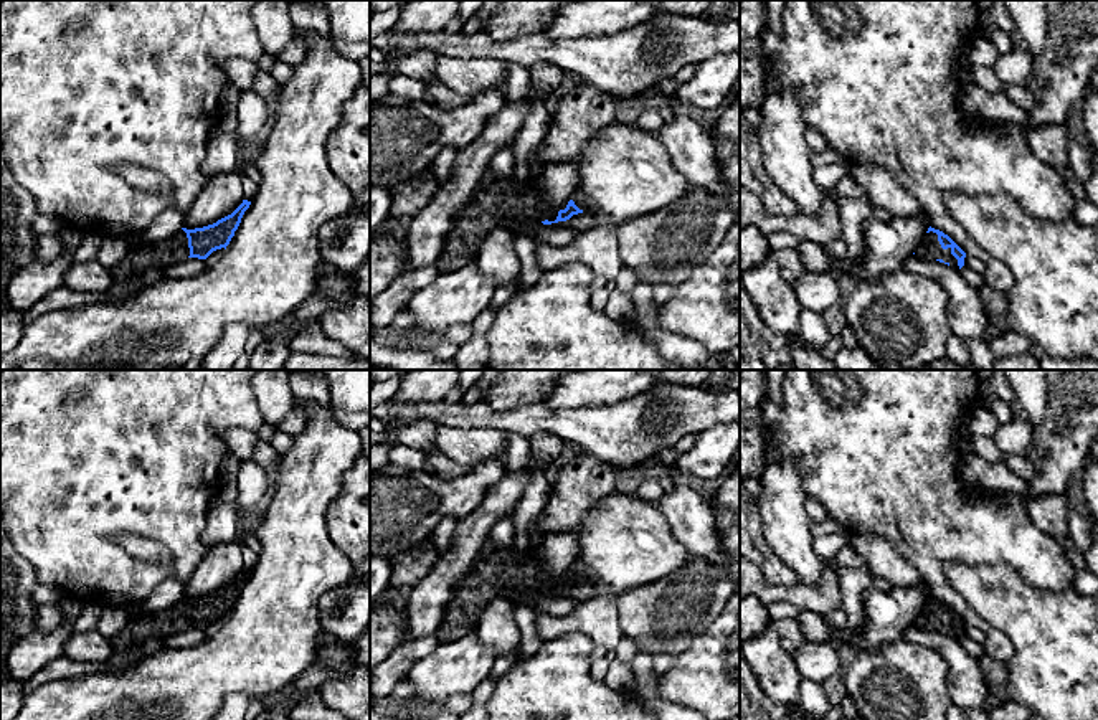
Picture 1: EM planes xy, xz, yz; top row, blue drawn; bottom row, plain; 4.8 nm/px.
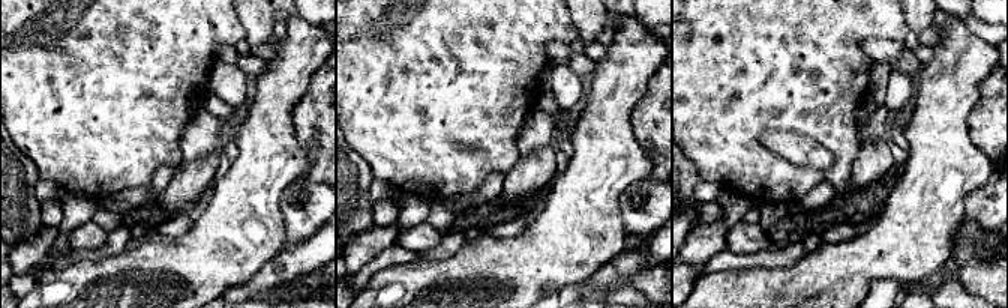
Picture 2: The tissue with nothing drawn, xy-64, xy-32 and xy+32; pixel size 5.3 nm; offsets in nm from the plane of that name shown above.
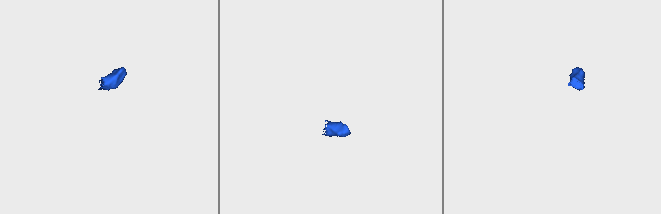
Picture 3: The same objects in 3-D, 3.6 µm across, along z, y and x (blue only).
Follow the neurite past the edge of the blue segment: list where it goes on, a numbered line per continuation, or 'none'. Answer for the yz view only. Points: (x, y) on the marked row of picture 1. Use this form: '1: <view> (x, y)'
1: yz (928, 248)

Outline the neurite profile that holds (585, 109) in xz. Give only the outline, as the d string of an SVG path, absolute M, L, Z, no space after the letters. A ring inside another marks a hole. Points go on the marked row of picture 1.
M588 81L565 94L551 114L550 129L537 152L547 163L570 162L601 127L614 122L616 101Z

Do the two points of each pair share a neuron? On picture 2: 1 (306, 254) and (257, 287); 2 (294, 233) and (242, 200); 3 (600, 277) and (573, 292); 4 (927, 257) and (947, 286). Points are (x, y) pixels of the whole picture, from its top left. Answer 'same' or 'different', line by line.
1: same
2: different
3: same
4: different

